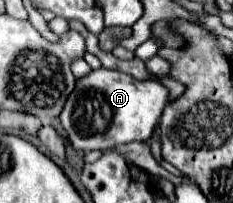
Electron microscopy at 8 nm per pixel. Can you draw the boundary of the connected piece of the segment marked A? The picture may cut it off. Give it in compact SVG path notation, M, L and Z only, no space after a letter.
M96 69L76 81L60 113L60 123L76 151L104 151L132 141L148 141L164 107L168 91L158 79L138 81L112 69Z

